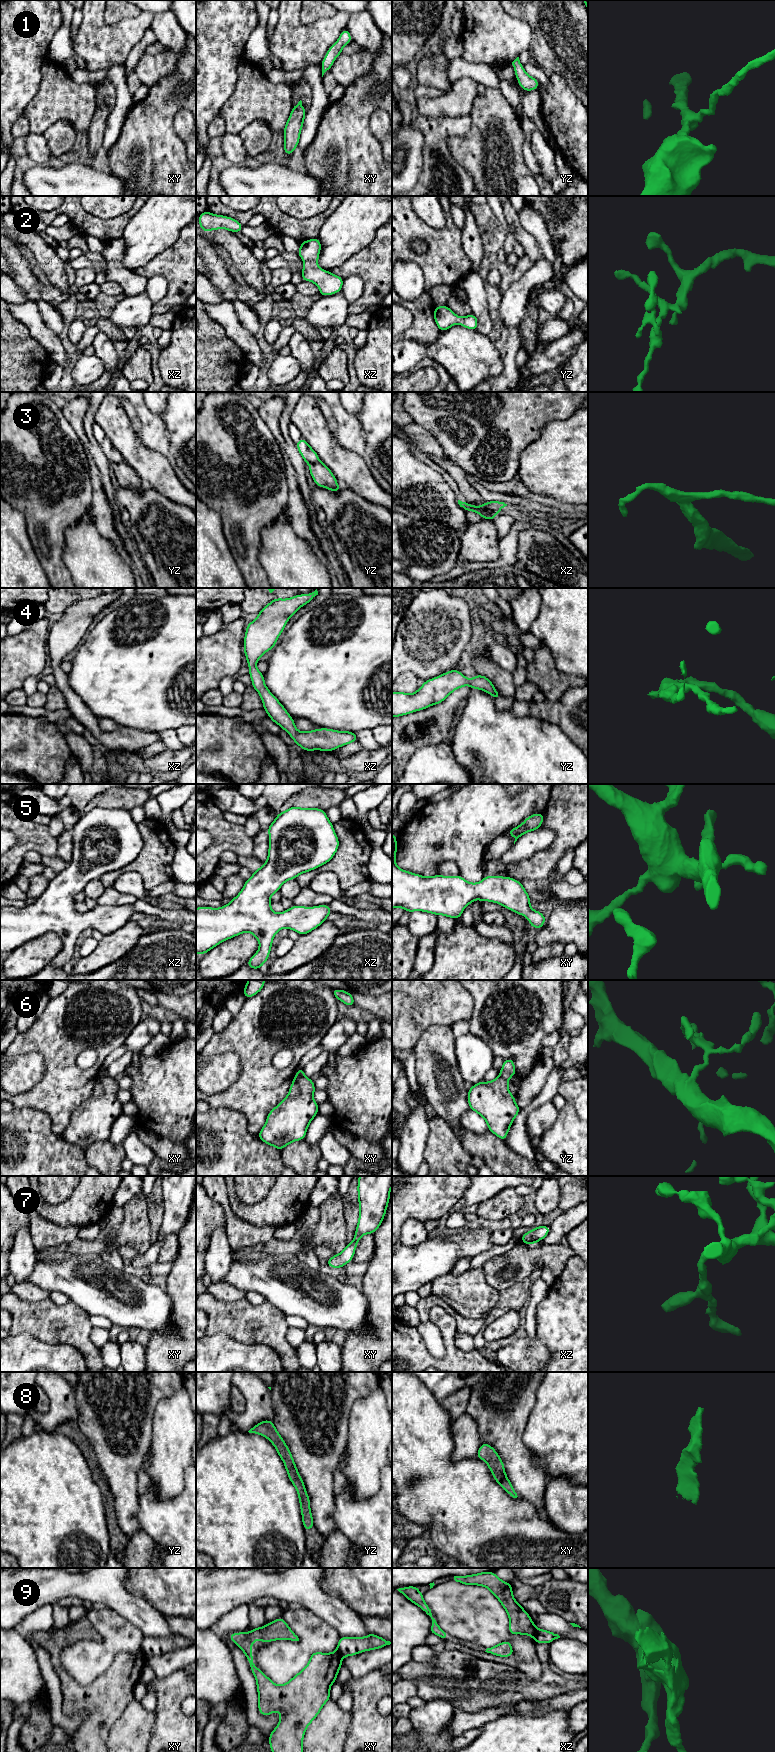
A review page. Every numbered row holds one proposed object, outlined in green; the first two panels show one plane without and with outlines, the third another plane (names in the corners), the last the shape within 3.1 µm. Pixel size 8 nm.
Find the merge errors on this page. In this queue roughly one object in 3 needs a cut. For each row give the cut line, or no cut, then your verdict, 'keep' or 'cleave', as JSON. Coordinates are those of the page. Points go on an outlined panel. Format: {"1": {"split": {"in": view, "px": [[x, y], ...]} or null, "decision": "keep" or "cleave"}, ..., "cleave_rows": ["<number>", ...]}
{"1": {"split": null, "decision": "keep"}, "2": {"split": null, "decision": "keep"}, "3": {"split": {"in": "xz", "px": [[495, 513], [482, 512], [480, 514]]}, "decision": "cleave"}, "4": {"split": null, "decision": "keep"}, "5": {"split": null, "decision": "keep"}, "6": {"split": {"in": "xy", "px": [[296, 1075], [305, 1077]]}, "decision": "cleave"}, "7": {"split": null, "decision": "keep"}, "8": {"split": null, "decision": "keep"}, "9": {"split": {"in": "xz", "px": [[537, 1629], [533, 1637]]}, "decision": "cleave"}, "cleave_rows": ["3", "6", "9"]}

